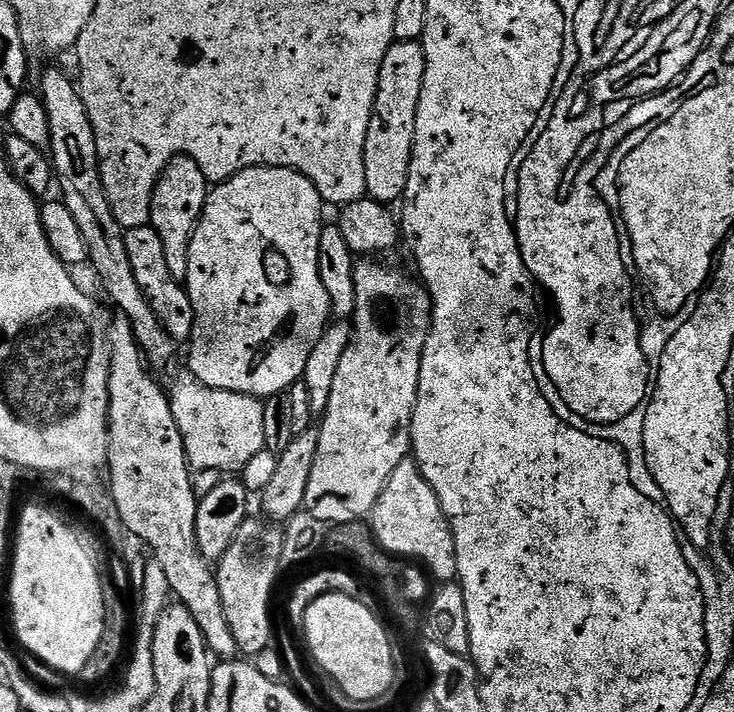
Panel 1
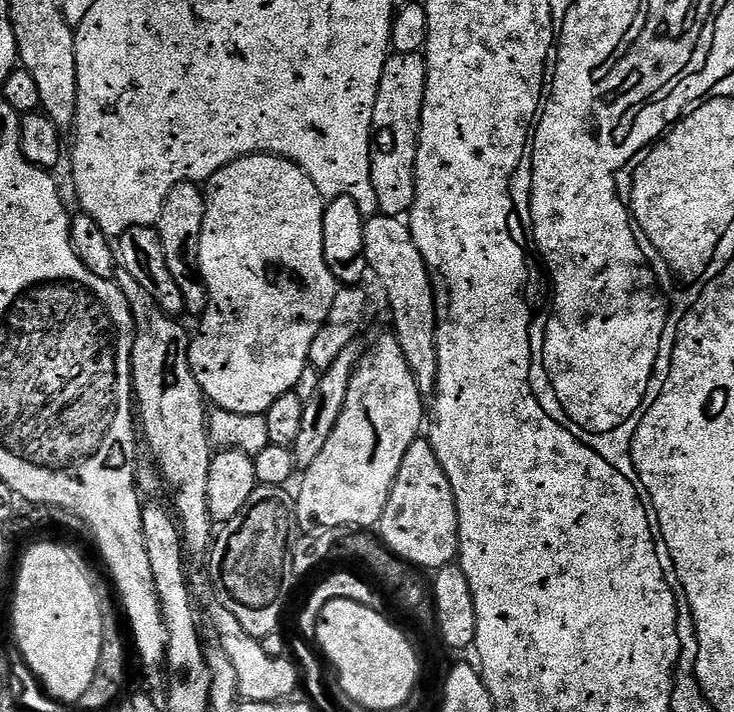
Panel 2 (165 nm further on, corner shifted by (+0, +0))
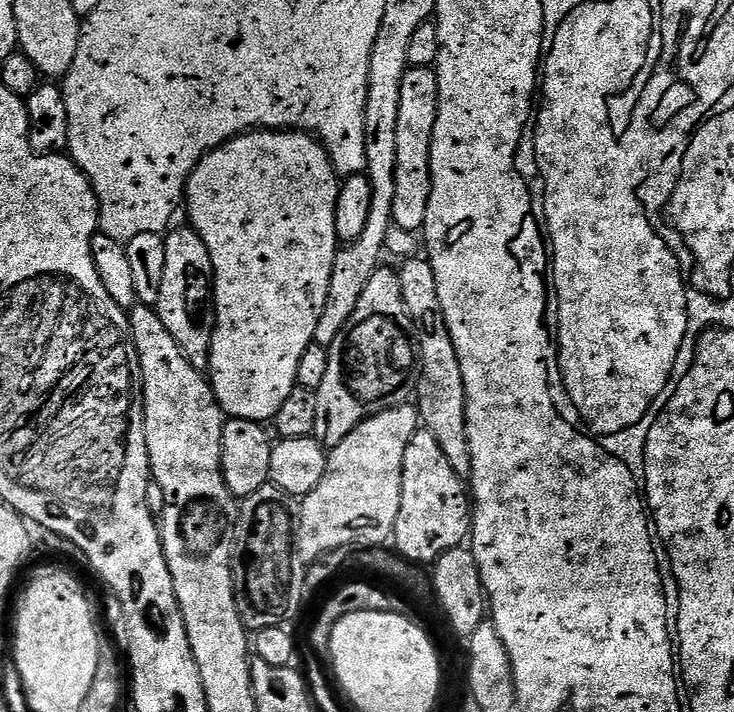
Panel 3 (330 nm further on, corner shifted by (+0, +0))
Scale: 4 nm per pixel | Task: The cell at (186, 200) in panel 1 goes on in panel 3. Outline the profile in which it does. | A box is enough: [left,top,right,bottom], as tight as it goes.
[154,228,216,373]

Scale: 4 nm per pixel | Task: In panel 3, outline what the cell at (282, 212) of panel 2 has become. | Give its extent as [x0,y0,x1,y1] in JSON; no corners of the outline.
[186,130,341,421]

